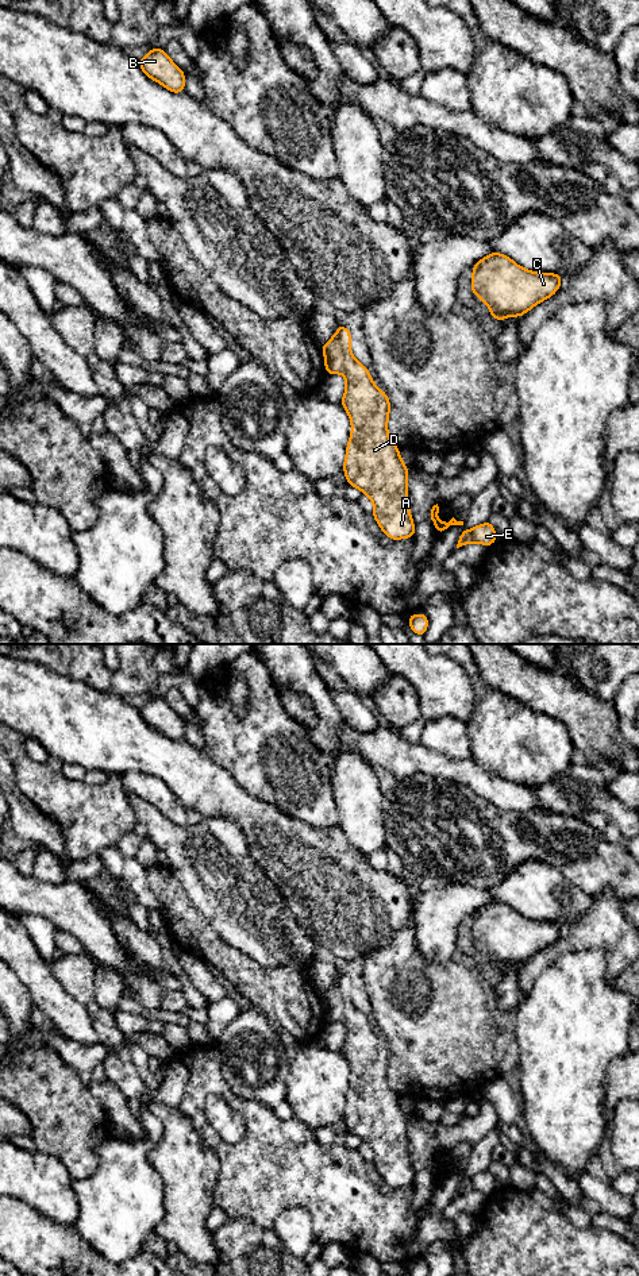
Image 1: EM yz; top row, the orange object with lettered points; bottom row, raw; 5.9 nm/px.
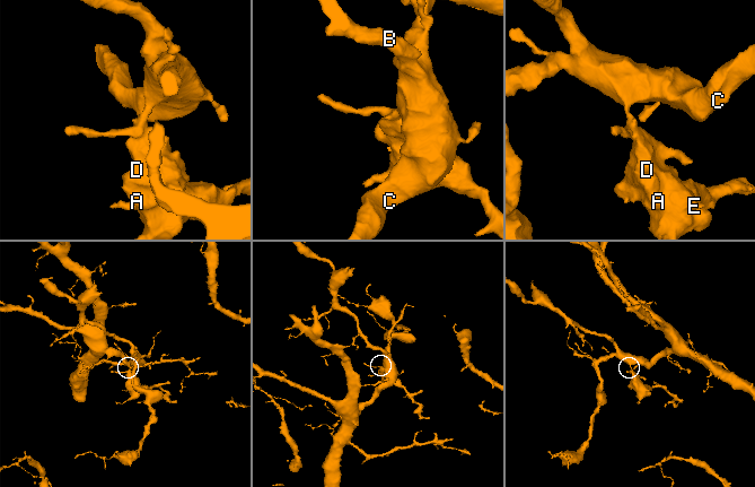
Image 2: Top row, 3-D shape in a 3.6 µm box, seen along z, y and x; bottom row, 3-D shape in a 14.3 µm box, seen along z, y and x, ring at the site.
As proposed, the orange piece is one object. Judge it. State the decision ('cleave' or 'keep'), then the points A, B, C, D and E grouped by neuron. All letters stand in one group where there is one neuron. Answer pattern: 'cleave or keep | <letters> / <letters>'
cleave | A D E / B C

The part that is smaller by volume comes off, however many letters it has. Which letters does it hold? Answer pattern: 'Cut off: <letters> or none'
Cut off: A, D, E

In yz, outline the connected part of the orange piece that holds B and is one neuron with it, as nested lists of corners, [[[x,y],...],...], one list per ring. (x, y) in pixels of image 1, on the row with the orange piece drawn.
[[[151,49],[138,62],[149,78],[157,81],[170,92],[184,92],[185,73],[166,55],[165,50]]]

